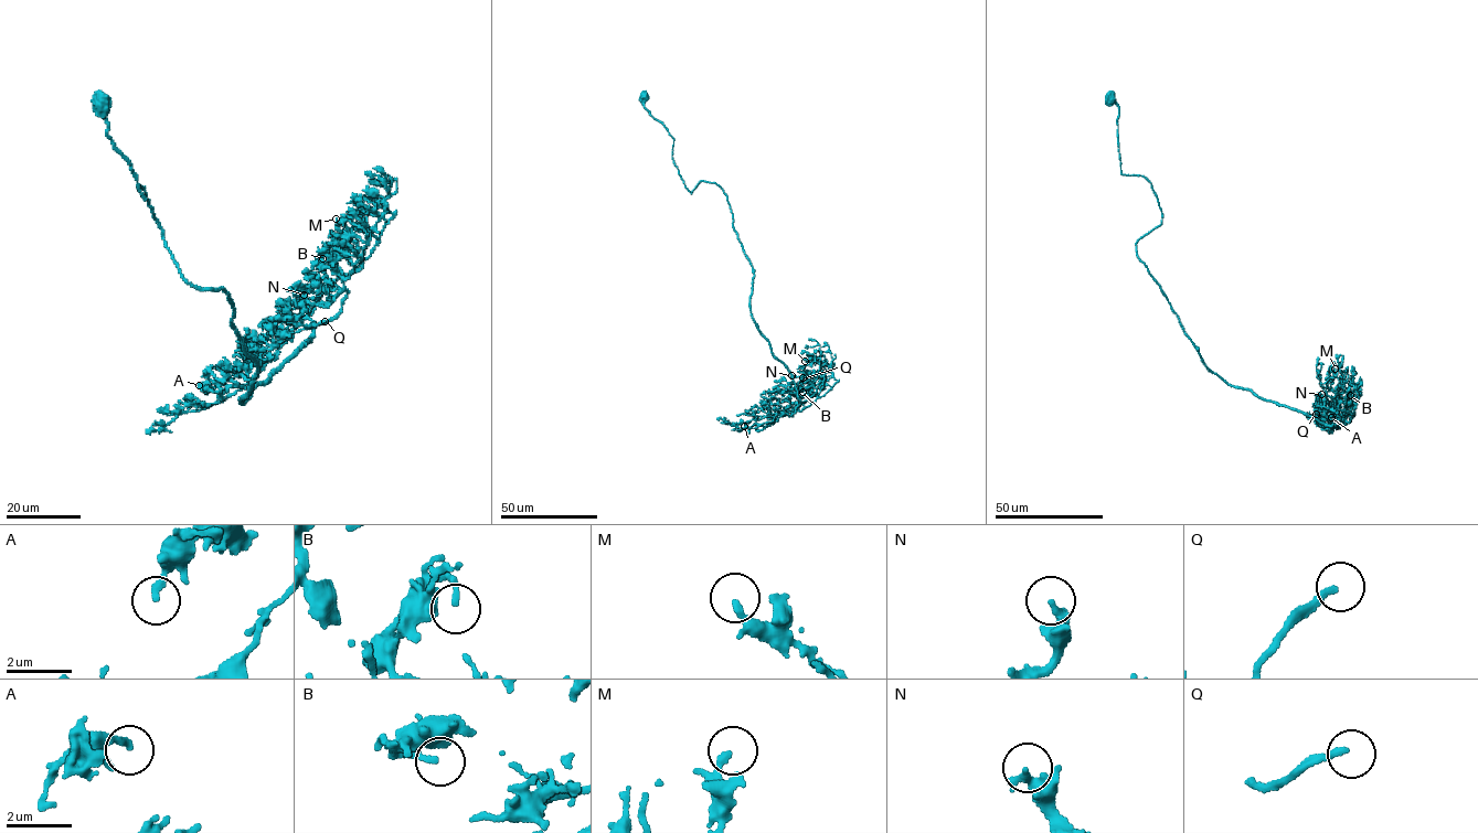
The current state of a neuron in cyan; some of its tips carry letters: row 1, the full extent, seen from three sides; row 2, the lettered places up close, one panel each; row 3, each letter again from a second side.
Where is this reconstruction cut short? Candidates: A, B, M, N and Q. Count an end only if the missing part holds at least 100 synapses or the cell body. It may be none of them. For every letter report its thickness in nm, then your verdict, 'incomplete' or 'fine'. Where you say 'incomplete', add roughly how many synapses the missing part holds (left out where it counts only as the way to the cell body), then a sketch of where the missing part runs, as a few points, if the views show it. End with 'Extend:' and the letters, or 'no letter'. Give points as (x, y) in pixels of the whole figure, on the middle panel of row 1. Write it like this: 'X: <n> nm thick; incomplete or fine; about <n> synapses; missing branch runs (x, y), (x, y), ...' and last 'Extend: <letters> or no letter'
A: 180 nm thick; fine
B: 180 nm thick; fine
M: 160 nm thick; fine
N: 220 nm thick; fine
Q: 200 nm thick; incomplete; about 300 synapses; missing branch runs (803, 377), (805, 371), (789, 361), (794, 345), (787, 340)
Extend: Q

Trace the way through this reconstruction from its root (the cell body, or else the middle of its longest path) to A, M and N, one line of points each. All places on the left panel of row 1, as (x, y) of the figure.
A: (102, 103), (180, 274), (229, 294), (257, 369), (241, 401), (312, 322), (246, 383), (199, 385)
M: (102, 103), (180, 274), (229, 294), (257, 369), (241, 401), (340, 310), (365, 244), (336, 219)
N: (102, 103), (180, 274), (229, 294), (257, 369), (241, 401), (348, 291), (304, 295)

